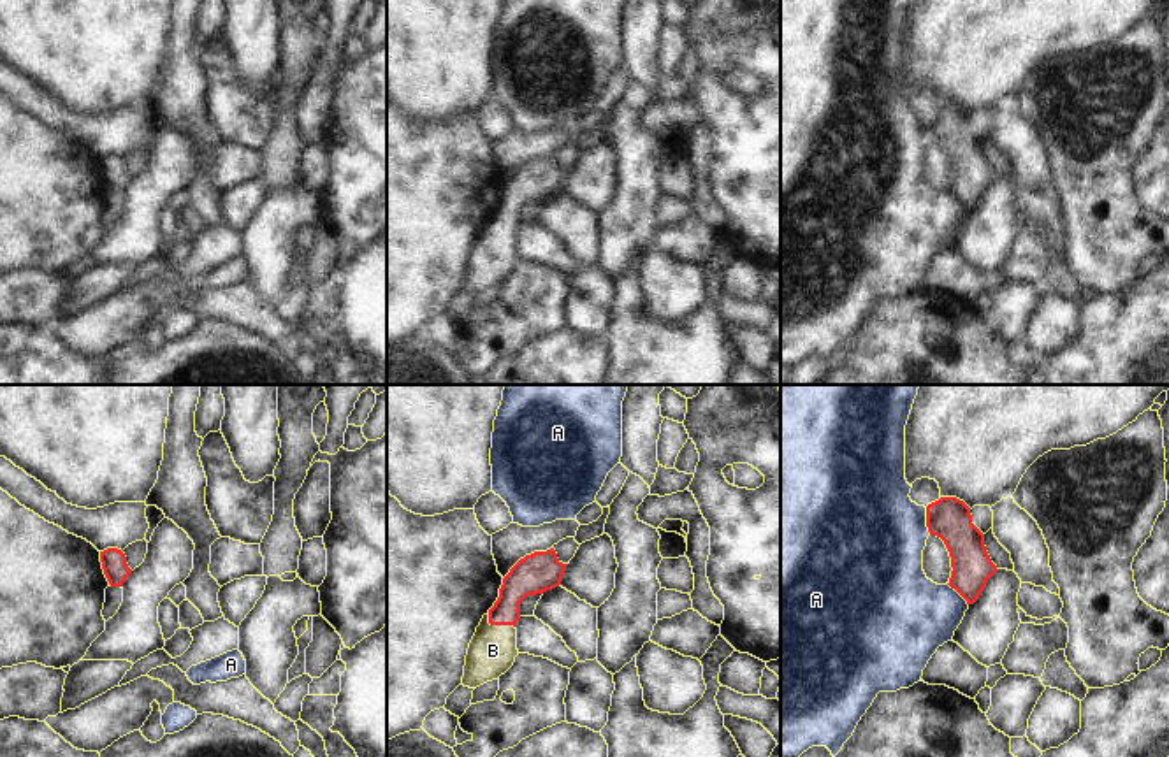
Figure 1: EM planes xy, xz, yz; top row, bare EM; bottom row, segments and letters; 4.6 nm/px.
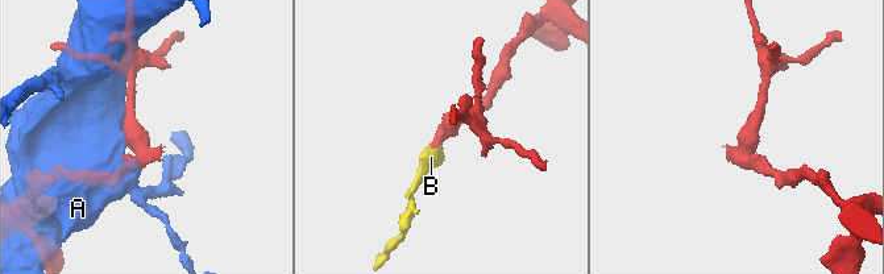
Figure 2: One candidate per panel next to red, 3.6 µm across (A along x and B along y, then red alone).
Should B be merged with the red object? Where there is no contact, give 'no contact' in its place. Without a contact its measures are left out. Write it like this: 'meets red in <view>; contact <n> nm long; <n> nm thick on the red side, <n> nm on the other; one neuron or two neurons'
meets red in xz; contact 140 nm long; 160 nm thick on the red side, 220 nm on the other; one neuron

